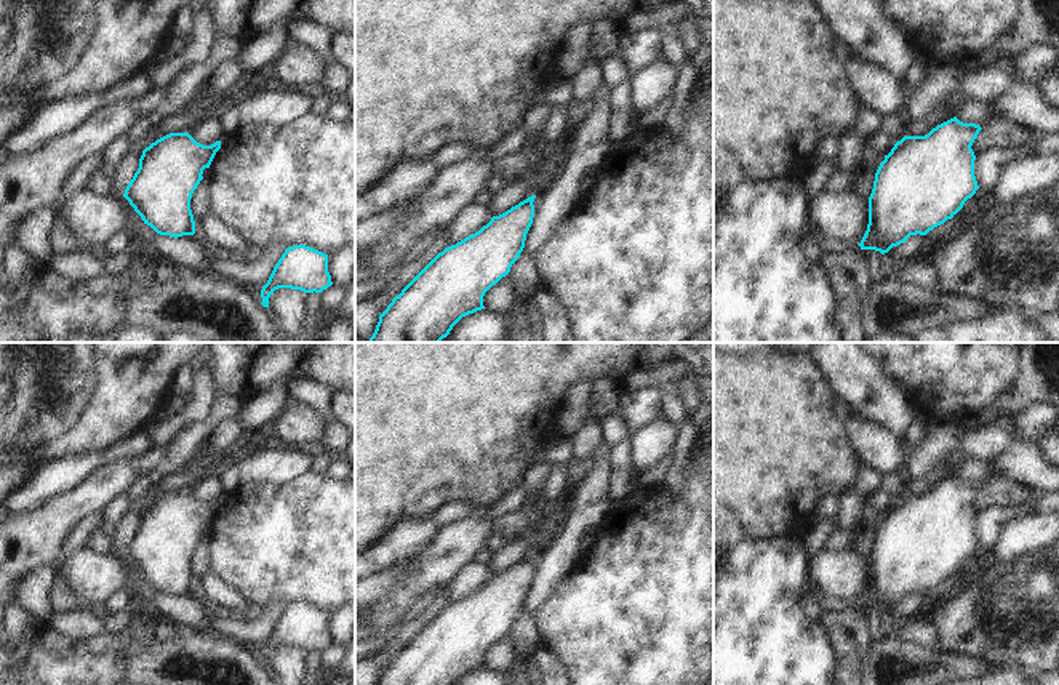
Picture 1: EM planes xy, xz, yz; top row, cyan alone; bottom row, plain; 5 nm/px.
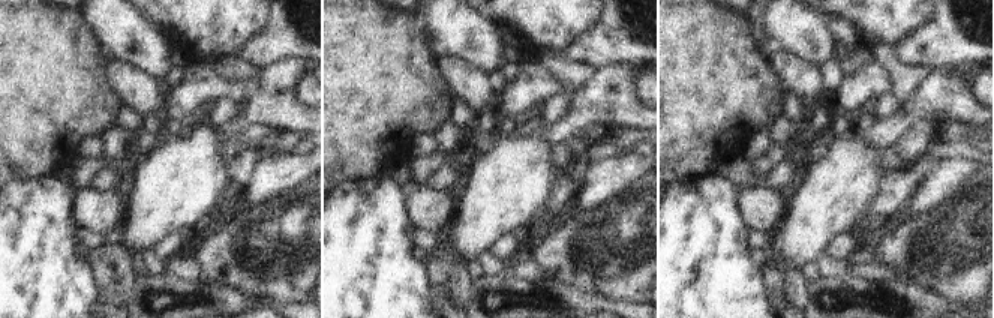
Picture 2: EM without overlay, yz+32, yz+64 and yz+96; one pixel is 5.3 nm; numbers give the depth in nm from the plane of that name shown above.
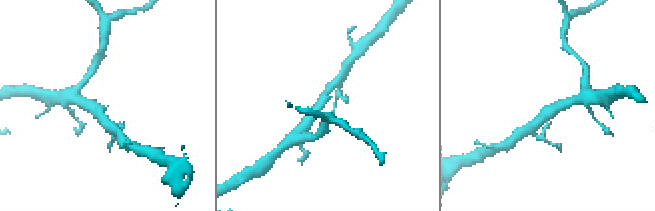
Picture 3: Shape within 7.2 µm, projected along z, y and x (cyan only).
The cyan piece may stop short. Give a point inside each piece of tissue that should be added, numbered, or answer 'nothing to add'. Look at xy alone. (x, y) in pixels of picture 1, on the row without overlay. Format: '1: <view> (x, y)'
nothing to add

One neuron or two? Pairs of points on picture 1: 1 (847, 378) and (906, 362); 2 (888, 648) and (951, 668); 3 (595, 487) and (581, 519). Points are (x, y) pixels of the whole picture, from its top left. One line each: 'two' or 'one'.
1: two
2: one
3: one

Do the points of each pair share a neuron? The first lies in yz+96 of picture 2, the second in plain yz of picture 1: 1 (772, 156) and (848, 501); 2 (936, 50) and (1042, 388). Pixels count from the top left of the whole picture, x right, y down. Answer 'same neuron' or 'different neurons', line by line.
1: different neurons
2: same neuron

